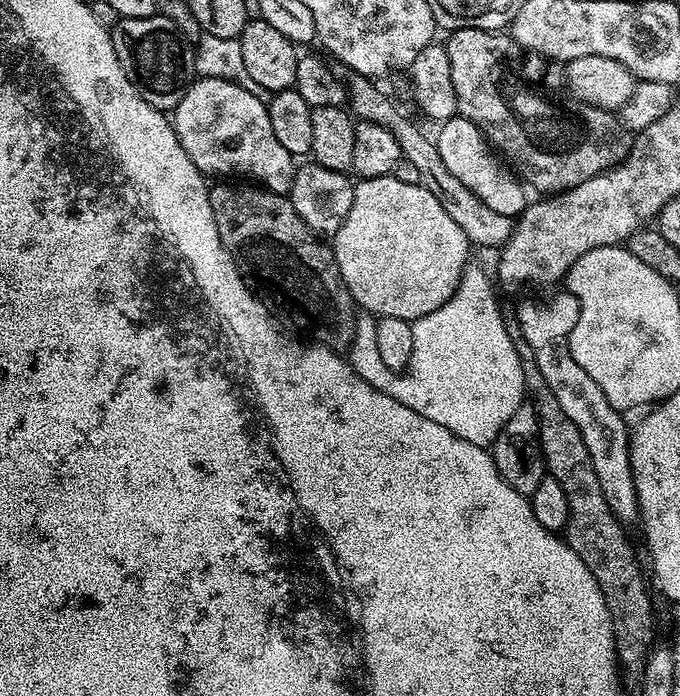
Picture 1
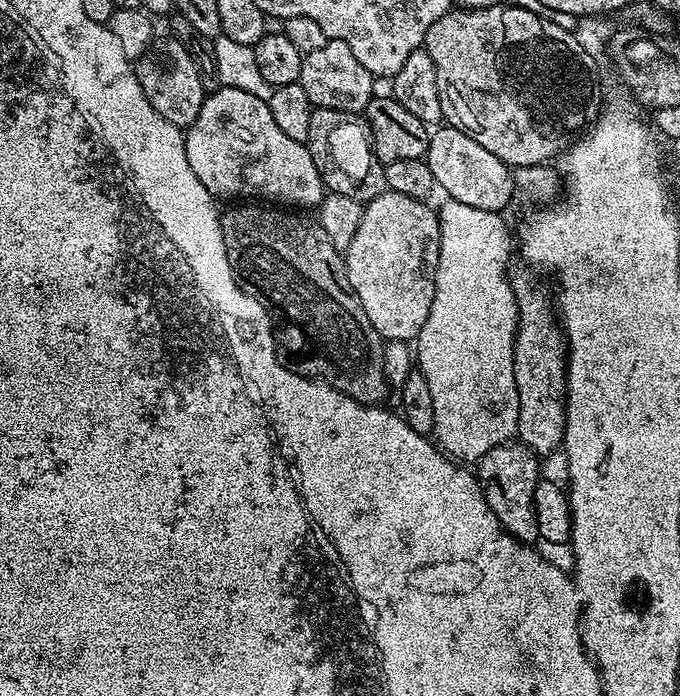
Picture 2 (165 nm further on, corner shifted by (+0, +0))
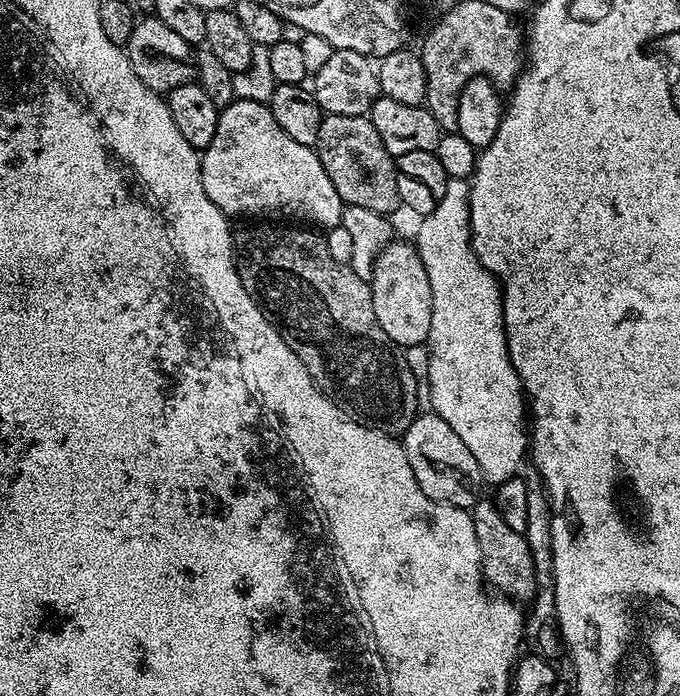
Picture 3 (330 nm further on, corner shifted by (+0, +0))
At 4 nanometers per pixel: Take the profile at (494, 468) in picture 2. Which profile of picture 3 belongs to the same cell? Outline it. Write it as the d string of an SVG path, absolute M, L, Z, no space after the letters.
M481 502L471 509L476 537L480 543L480 570L489 589L497 588L501 597L513 602L528 602L536 594L534 560L530 558L530 546L523 532L510 530L502 514L487 502Z

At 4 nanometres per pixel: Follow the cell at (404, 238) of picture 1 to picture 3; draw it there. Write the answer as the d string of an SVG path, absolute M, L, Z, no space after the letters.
M415 243L387 244L380 251L380 257L376 259L376 264L372 268L370 283L374 318L378 326L386 330L386 338L390 338L400 350L416 348L419 344L421 347L430 334L432 291L430 278L426 274L426 266L422 266L422 258L416 252Z

